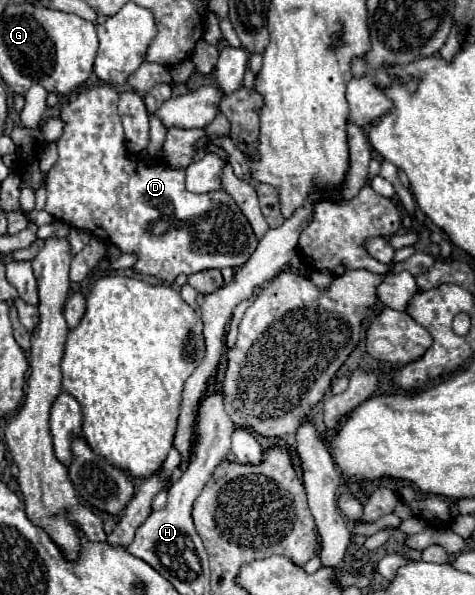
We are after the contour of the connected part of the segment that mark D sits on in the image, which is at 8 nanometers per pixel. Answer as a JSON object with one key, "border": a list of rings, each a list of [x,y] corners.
{"border":[[[98,85],[78,95],[74,103],[68,103],[62,113],[66,129],[56,141],[58,161],[48,171],[48,201],[46,211],[76,229],[84,229],[106,243],[116,245],[122,253],[134,253],[138,259],[132,267],[138,275],[156,277],[164,283],[172,283],[178,275],[192,275],[204,269],[242,267],[254,253],[258,239],[246,221],[244,213],[234,205],[234,199],[218,189],[214,193],[186,193],[184,169],[170,169],[164,161],[148,163],[126,151],[122,121],[118,117],[118,93],[110,85]]]}

